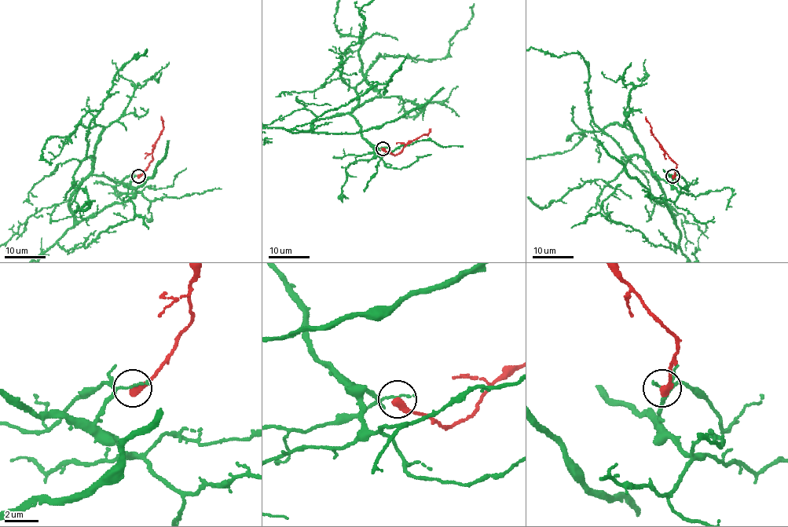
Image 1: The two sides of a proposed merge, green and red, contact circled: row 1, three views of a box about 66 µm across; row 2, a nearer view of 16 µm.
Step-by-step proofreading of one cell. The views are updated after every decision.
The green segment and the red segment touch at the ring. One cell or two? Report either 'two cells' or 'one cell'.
two cells

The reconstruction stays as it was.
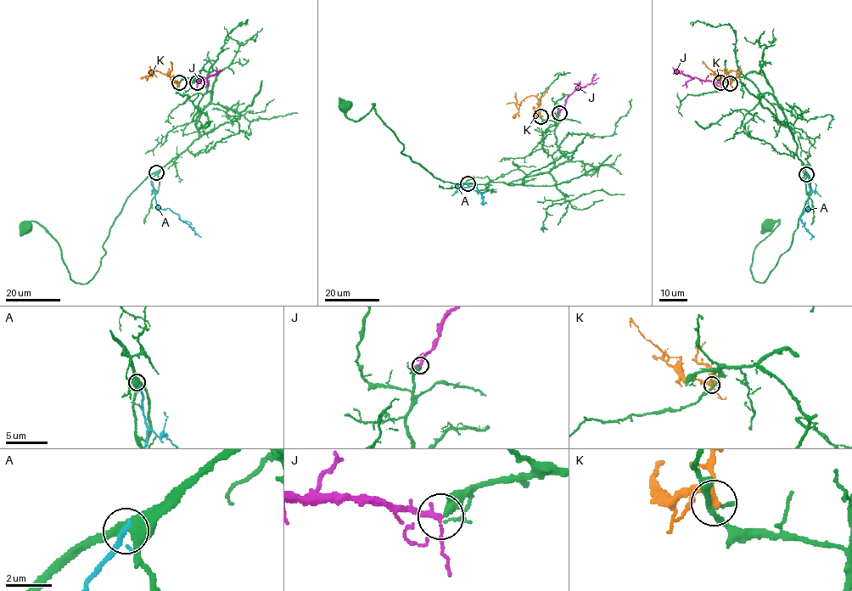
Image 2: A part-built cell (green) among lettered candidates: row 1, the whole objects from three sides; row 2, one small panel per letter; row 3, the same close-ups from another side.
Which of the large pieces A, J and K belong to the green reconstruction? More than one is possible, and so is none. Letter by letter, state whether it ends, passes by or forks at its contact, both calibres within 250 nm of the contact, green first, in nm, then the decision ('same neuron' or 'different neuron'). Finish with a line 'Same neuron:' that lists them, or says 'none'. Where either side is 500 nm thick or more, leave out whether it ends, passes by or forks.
A: it passes by; calibres 360 and 170 nm; different neuron
J: it passes by; calibres 340 and 200 nm; same neuron
K: it passes by; calibres 220 and 240 nm; different neuron
Same neuron: J

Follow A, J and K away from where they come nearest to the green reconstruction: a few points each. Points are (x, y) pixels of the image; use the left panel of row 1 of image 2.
A: (156, 172), (151, 182), (156, 204), (162, 209), (170, 208), (201, 237)
J: (197, 82), (203, 77), (215, 75), (215, 67)
K: (179, 82), (154, 70), (150, 75), (149, 66)

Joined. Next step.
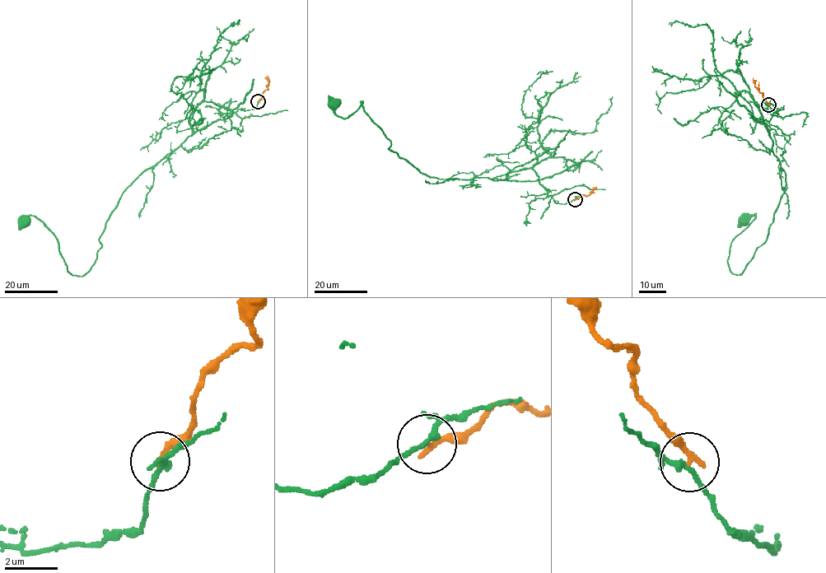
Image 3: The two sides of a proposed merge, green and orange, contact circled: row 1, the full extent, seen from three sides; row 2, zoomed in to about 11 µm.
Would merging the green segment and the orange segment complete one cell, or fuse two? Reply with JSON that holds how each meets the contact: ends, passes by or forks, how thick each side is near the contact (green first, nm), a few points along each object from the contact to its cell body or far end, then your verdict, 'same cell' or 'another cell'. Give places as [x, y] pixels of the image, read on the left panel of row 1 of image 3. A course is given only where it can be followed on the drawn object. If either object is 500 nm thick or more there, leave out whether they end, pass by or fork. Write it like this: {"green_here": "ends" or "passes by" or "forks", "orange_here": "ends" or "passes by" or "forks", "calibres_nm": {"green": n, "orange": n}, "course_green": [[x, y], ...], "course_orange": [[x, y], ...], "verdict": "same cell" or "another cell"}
{"green_here": "forks", "orange_here": "ends", "calibres_nm": {"green": 170, "orange": 260}, "course_green": [[258, 102], [233, 112], [202, 101], [191, 134], [123, 192], [81, 276], [67, 271], [41, 221], [24, 221]], "course_orange": [[258, 101], [268, 89], [268, 75]], "verdict": "another cell"}

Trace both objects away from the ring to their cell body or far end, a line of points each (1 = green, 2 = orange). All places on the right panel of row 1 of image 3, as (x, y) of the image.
1: (768, 105), (777, 114), (754, 103), (786, 184), (767, 240), (738, 275), (727, 259), (755, 213), (744, 220)
2: (768, 104), (754, 86), (753, 78)

